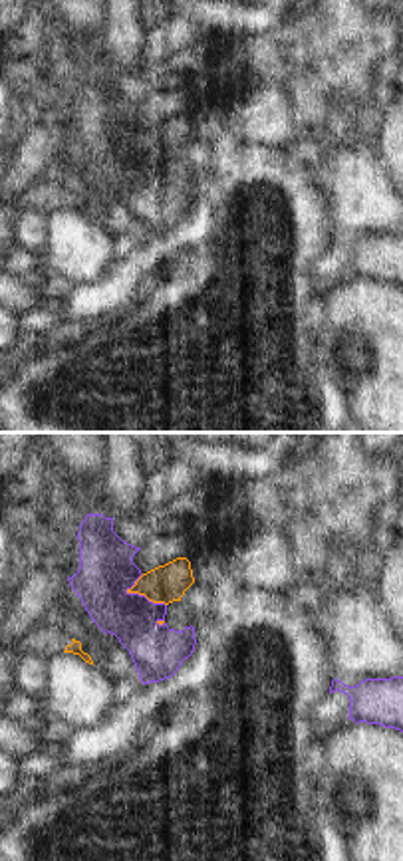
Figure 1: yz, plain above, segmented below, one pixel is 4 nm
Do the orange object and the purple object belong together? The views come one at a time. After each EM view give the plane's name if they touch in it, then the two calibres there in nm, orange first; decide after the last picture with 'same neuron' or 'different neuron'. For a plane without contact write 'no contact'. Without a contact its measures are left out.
yz | 160/220 nm

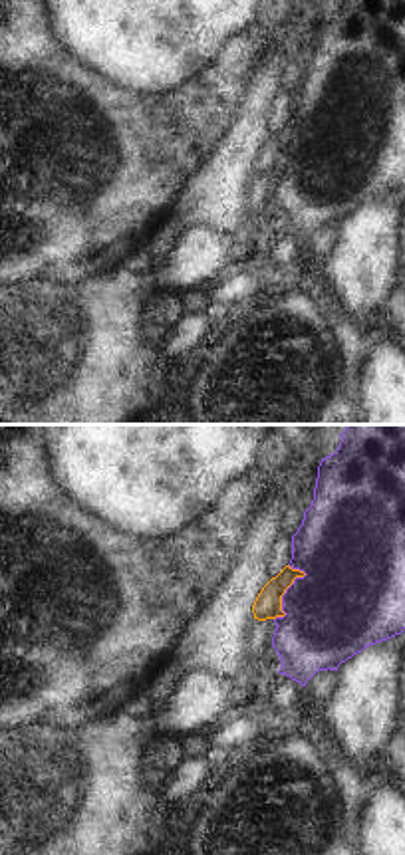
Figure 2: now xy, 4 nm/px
xy | 110/400 nm

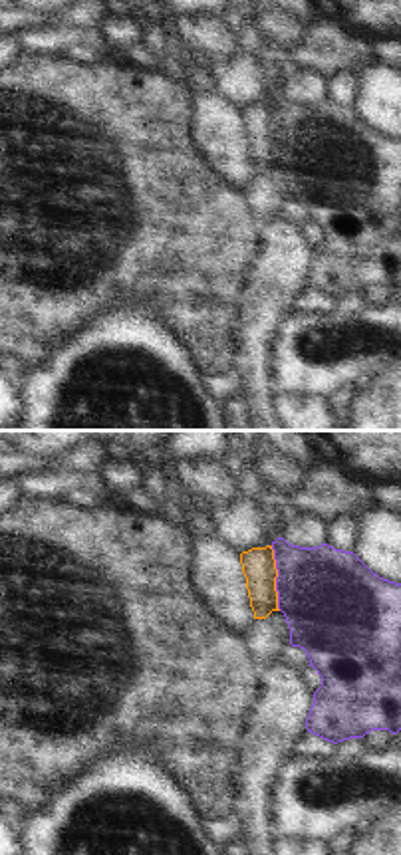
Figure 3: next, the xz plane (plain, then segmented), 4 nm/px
xz | 140/400 nm

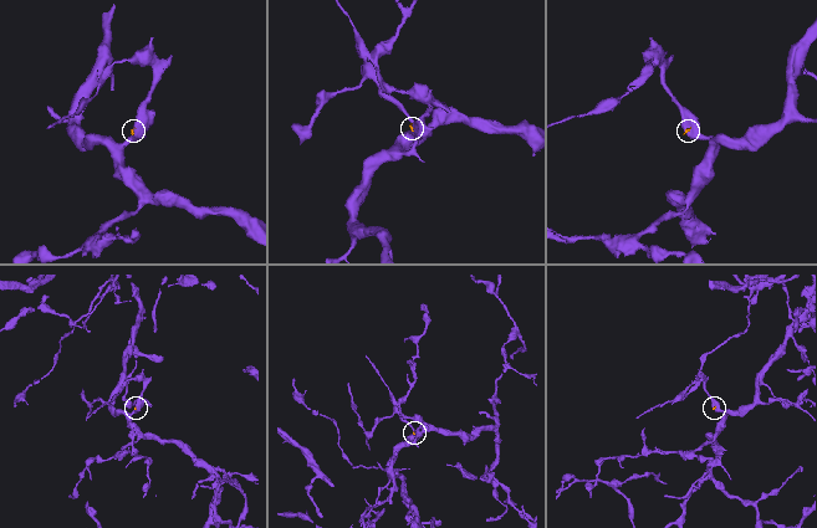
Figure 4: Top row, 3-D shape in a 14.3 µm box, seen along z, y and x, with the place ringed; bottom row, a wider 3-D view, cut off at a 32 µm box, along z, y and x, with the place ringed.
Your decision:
different neuron

